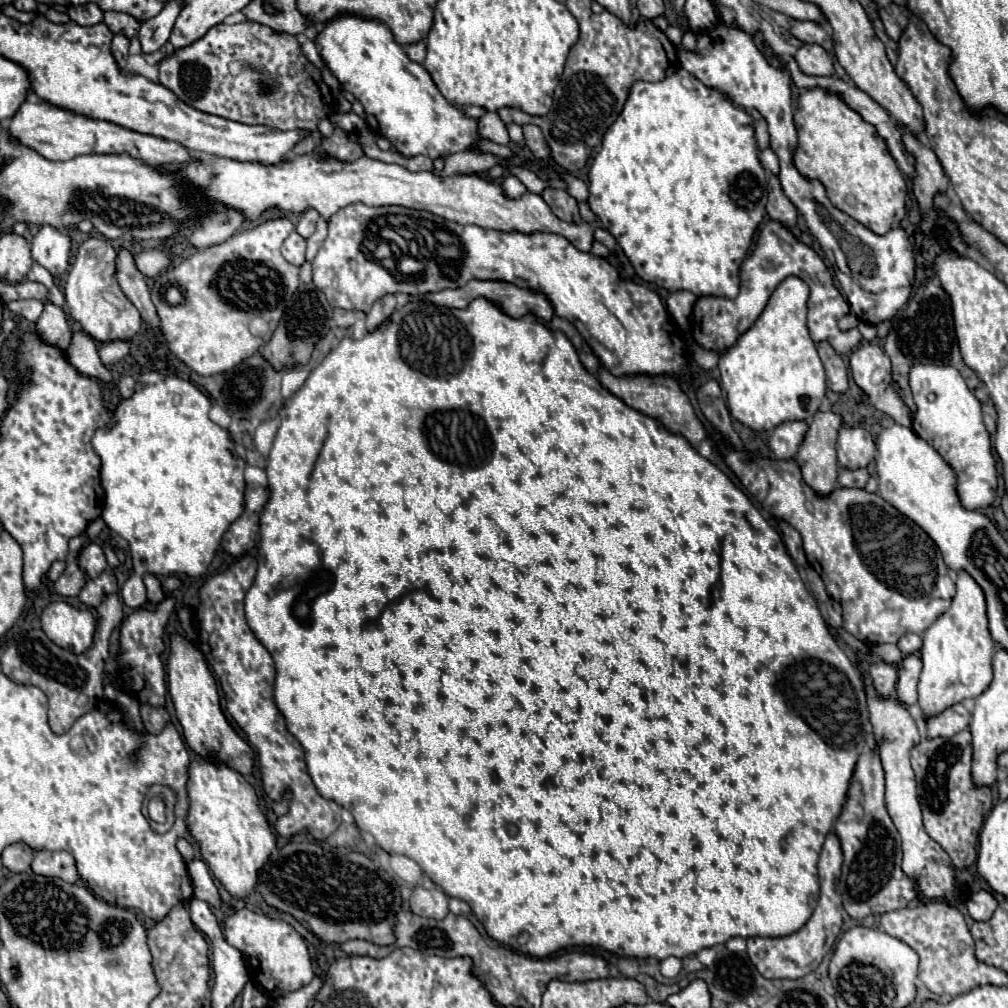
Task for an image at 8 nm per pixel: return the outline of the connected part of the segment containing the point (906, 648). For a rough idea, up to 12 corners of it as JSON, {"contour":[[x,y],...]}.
{"contour":[[905,634],[897,646],[901,652],[917,654],[921,650],[919,634]]}

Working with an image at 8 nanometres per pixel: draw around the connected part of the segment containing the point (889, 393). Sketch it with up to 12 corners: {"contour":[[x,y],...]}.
{"contour":[[877,344],[851,352],[853,380],[875,408],[911,428],[891,388],[891,362]]}

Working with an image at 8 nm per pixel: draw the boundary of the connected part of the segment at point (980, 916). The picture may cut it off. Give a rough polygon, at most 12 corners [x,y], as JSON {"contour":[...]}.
{"contour":[[971,894],[967,910],[977,922],[989,920],[997,908],[995,896]]}

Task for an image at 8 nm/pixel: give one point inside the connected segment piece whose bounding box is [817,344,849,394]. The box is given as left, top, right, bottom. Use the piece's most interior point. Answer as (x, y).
(836, 370)

